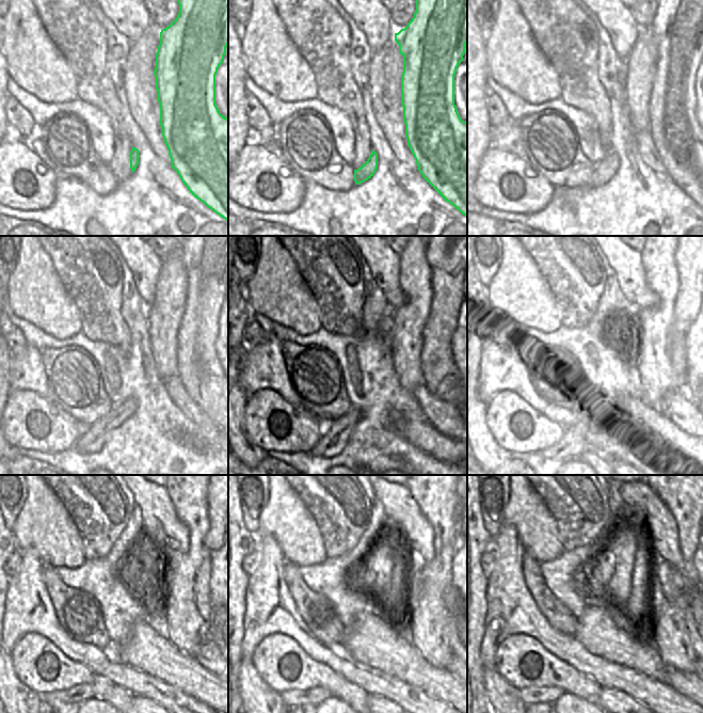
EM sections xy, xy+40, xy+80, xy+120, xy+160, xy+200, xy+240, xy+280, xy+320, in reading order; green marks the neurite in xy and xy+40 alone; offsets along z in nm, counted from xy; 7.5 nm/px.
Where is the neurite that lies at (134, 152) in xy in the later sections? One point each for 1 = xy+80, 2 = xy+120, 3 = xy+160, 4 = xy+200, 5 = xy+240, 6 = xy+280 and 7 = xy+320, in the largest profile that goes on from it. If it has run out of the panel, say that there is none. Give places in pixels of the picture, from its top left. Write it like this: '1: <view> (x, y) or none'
1: xy+80 (603, 171)
2: xy+120 (93, 440)
3: xy+160 (336, 434)
4: xy+200 (573, 443)
5: xy+240 (81, 692)
6: xy+280 (317, 692)
7: xy+320 (531, 692)

